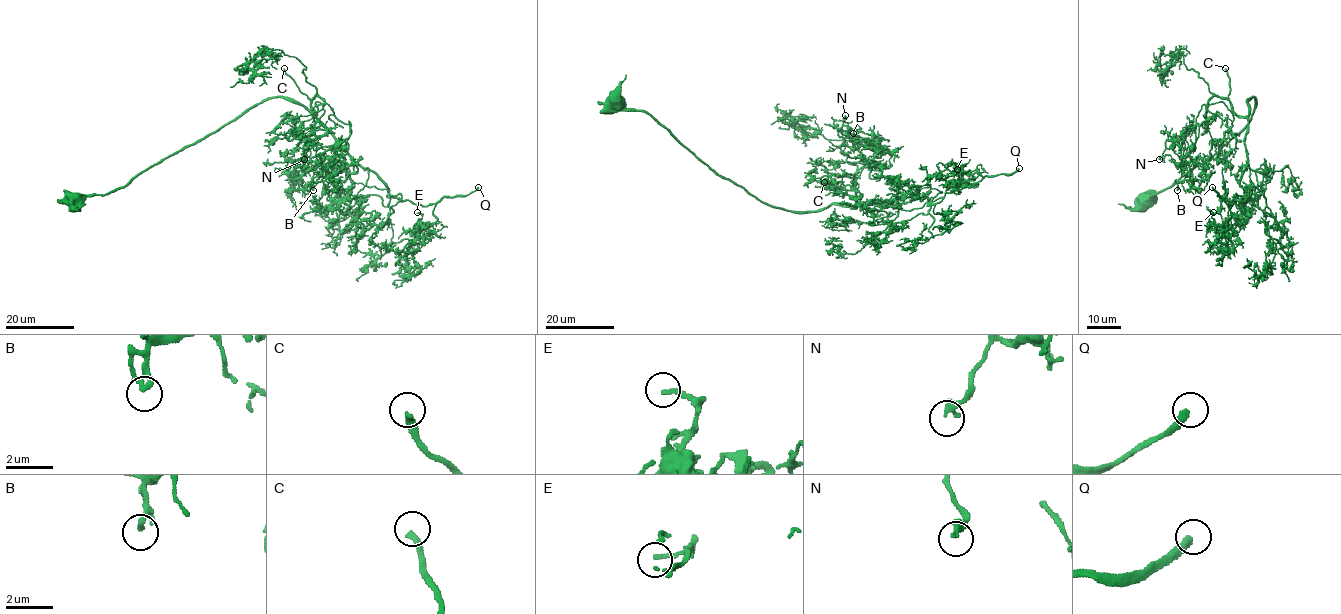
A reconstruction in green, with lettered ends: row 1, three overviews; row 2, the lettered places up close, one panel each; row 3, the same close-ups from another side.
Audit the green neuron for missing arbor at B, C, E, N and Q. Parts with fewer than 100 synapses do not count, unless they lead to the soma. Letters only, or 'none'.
C

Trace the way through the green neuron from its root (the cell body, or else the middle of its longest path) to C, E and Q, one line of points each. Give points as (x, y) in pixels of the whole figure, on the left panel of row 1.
C: (74, 200), (125, 187), (143, 171), (269, 99), (284, 97), (301, 103), (315, 117), (308, 98), (284, 68)
E: (74, 200), (124, 188), (284, 97), (302, 104), (390, 196), (434, 204), (437, 220), (422, 229), (417, 212)
Q: (74, 200), (125, 187), (275, 97), (302, 104), (390, 196), (428, 206), (478, 187)

